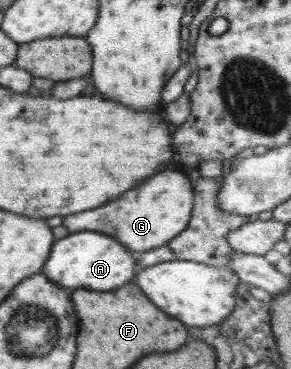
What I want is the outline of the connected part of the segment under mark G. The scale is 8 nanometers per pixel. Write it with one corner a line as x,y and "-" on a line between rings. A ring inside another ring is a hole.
165,170
149,180
145,180
137,190
129,190
121,198
97,208
85,210
81,214
67,216
63,226
71,232
90,230
115,236
127,249
133,250
137,255
145,251
166,245
180,232
187,228
193,210
194,188
187,182
185,174
175,170

